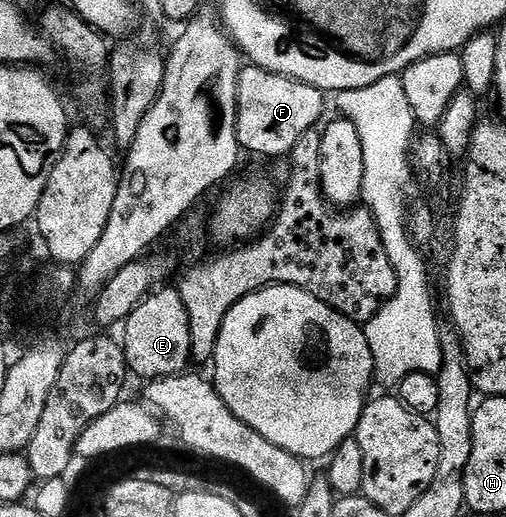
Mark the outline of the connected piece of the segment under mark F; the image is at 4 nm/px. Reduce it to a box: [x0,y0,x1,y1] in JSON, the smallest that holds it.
[237,64,326,158]

